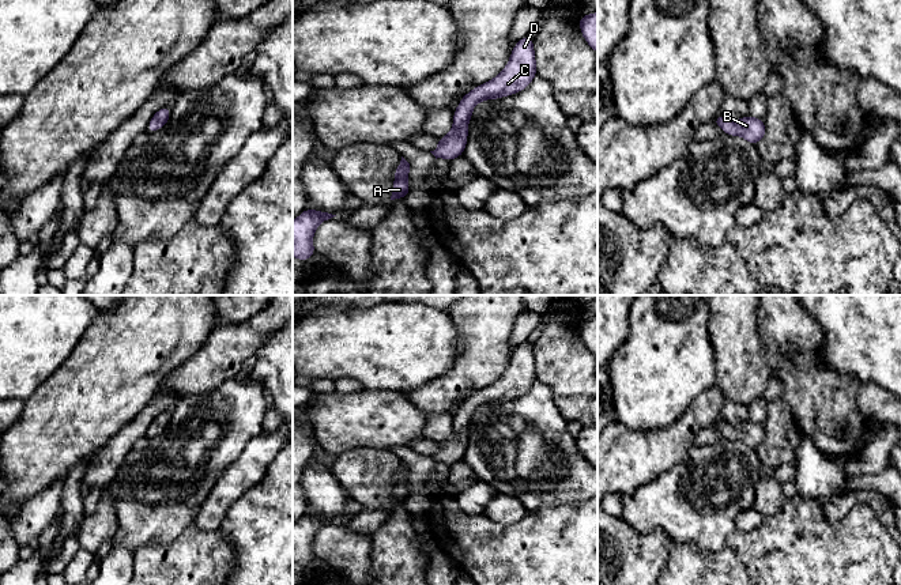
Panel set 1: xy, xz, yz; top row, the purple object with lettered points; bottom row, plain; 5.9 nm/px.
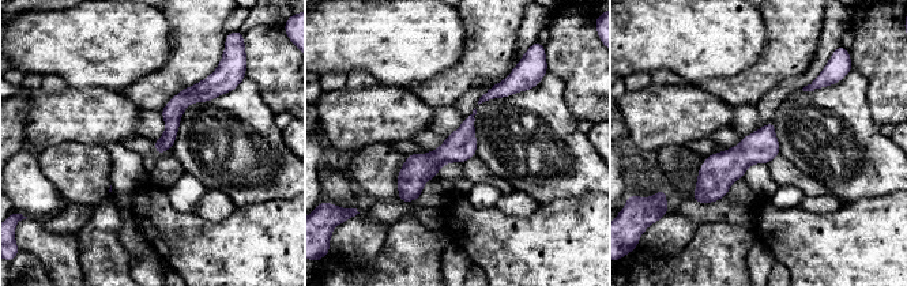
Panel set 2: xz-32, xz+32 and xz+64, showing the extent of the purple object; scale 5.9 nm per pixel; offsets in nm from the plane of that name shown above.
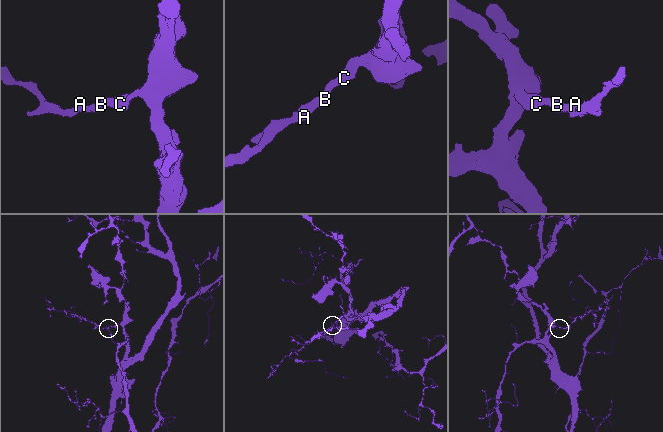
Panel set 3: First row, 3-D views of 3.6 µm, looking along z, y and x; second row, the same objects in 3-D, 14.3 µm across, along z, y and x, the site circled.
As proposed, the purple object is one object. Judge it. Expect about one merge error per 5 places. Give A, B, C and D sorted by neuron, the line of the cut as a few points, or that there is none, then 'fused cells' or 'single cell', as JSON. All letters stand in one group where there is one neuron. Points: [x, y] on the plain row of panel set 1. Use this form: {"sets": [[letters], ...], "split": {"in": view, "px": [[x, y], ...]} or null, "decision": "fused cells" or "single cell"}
{"sets": [["A", "B", "C", "D"]], "split": null, "decision": "single cell"}

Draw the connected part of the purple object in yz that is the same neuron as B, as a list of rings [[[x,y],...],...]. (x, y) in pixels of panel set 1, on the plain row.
[[[747,419],[736,426],[730,426],[727,422],[719,420],[712,426],[730,441],[743,441],[747,448],[758,449],[758,446],[768,438],[764,424]]]

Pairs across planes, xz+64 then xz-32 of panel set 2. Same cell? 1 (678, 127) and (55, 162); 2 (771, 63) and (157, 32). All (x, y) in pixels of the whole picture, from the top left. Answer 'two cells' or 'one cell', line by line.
1: two cells
2: two cells

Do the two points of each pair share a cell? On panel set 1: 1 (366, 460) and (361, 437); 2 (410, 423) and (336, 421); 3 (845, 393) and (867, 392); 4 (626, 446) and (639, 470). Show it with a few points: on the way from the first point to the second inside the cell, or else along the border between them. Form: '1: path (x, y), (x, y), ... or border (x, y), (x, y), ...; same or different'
1: border (385, 448), (351, 448), (334, 457); different
2: path (392, 421), (354, 421); same
3: border (860, 385), (858, 406), (870, 422); different
4: path (626, 452), (626, 457), (633, 464); same

